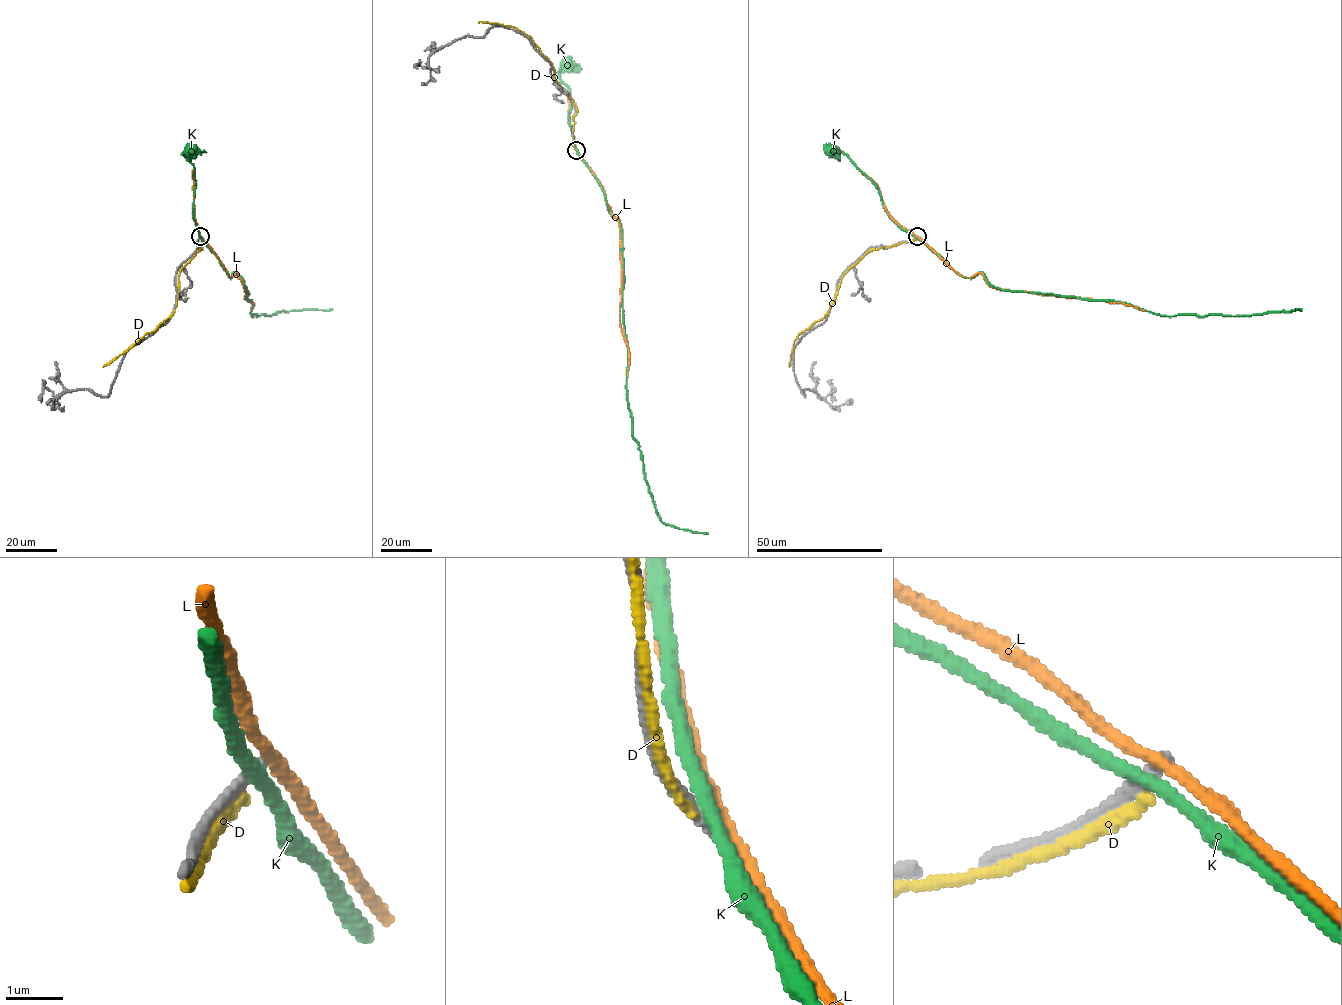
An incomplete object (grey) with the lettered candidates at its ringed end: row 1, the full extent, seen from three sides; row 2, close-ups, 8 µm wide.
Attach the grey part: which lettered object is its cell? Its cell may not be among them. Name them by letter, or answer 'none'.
none

